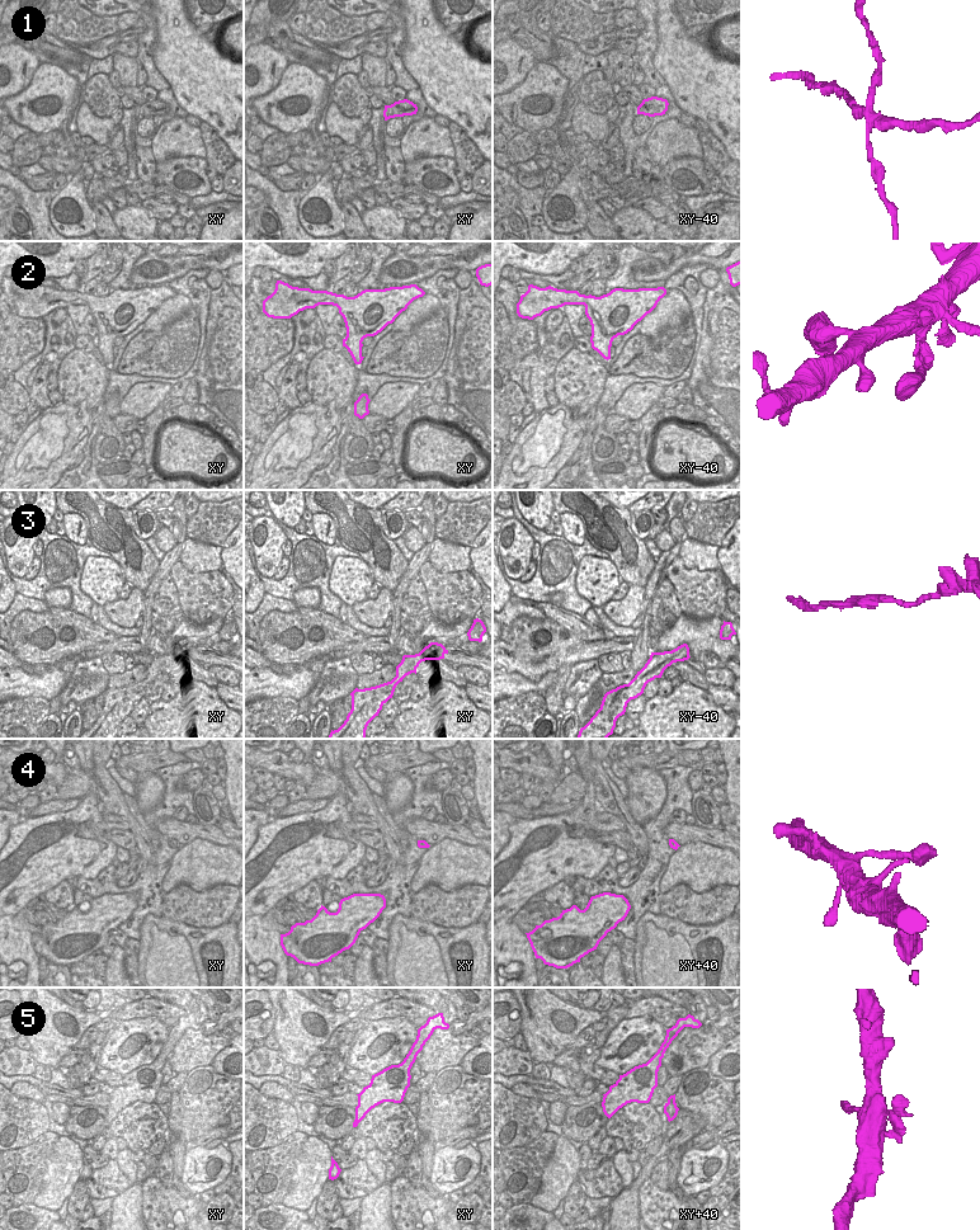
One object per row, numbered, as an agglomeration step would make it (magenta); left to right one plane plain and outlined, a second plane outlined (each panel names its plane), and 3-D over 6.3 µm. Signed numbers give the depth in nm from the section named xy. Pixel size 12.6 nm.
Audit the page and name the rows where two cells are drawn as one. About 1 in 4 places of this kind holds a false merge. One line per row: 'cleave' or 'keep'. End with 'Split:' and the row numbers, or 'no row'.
1: cleave
2: keep
3: keep
4: keep
5: keep
Split: 1

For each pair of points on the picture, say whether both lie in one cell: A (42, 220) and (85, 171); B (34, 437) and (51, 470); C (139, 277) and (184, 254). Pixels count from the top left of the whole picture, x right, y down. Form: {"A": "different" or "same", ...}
{"A": "different", "B": "same", "C": "same"}

